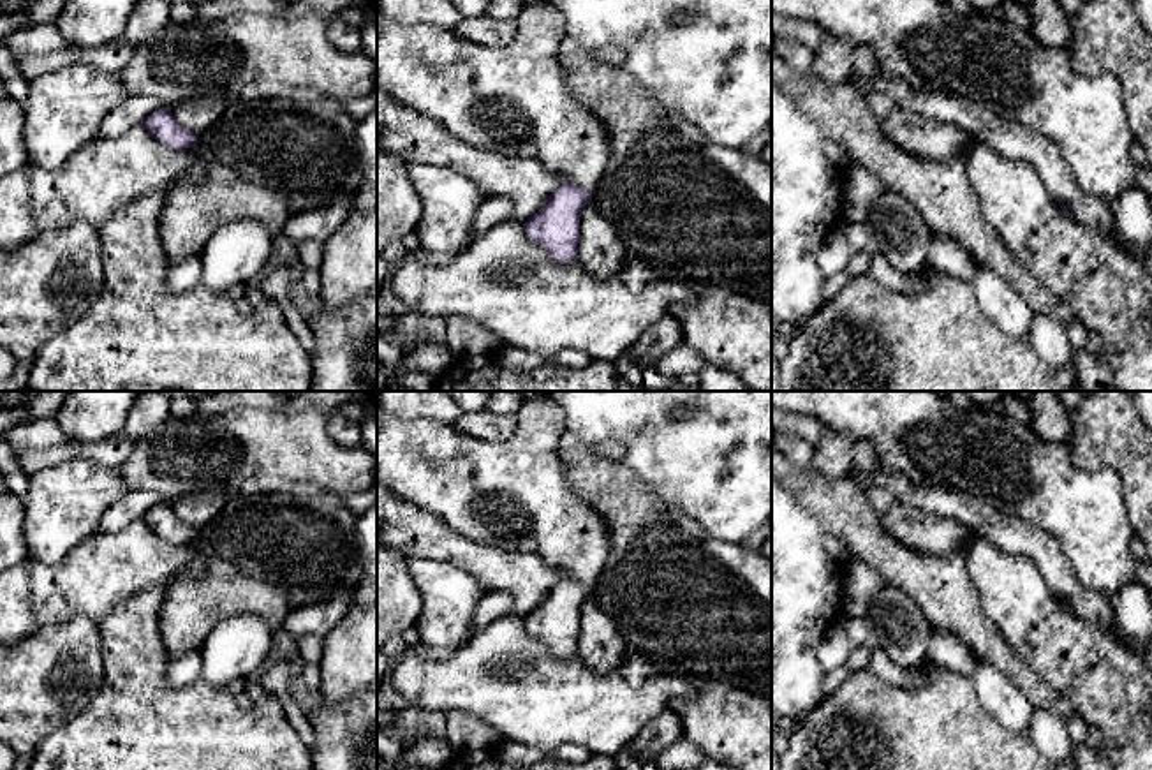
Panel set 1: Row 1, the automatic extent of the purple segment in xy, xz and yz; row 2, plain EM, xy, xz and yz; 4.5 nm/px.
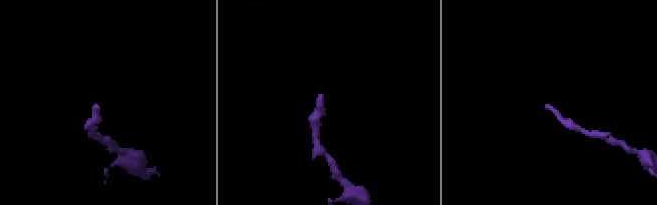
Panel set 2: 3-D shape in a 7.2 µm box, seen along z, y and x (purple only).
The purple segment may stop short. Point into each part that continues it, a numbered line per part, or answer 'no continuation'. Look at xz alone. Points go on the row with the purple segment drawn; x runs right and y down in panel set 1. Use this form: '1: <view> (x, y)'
1: xz (515, 99)

